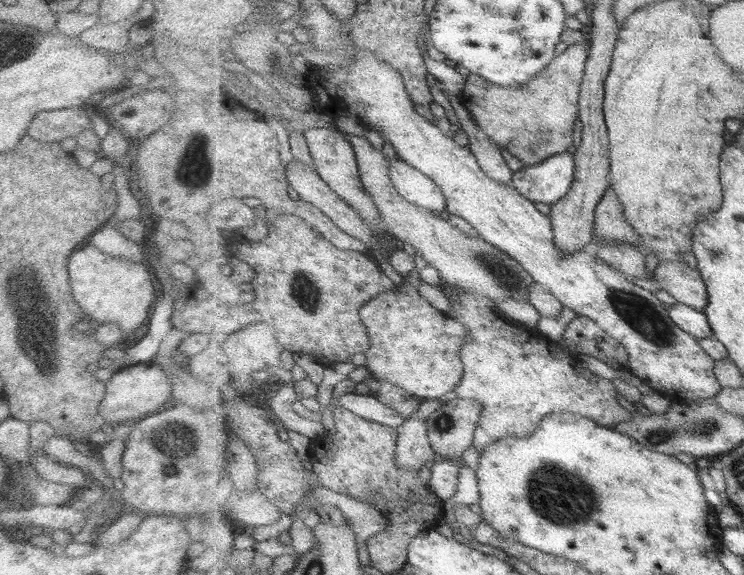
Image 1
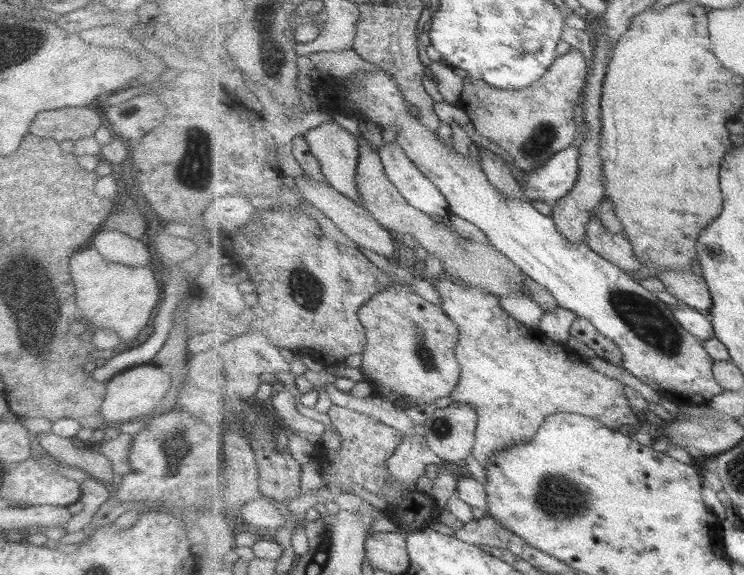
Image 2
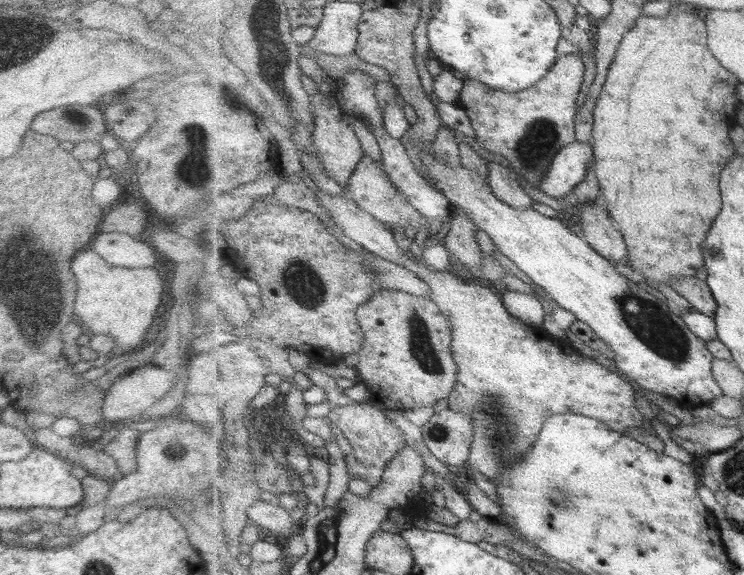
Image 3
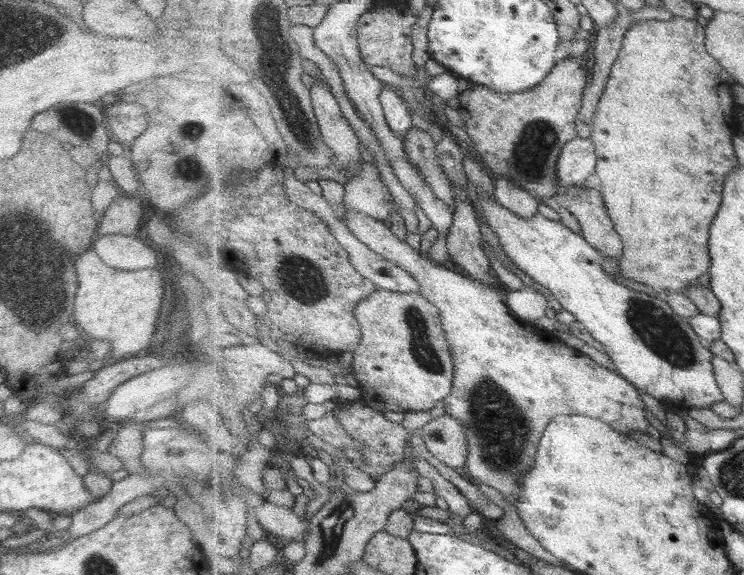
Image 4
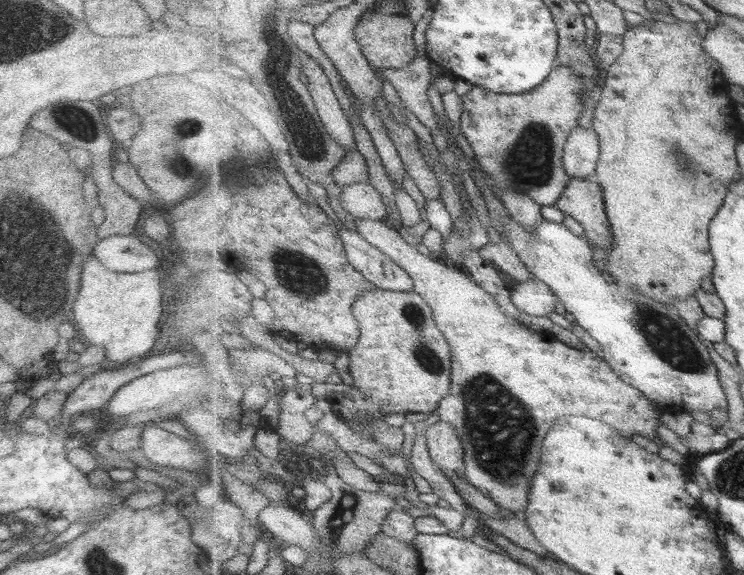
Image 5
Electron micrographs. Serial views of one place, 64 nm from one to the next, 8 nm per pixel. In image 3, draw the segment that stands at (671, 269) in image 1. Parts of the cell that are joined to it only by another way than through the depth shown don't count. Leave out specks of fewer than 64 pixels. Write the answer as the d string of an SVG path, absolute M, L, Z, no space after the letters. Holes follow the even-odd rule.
M679 278L673 282L672 289L683 296L692 308L706 316L715 318L719 304L707 282L695 278Z

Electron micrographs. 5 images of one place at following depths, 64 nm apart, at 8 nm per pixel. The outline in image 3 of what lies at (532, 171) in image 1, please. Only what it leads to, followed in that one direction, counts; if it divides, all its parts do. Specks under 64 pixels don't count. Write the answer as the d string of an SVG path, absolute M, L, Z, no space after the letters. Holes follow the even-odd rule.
M575 142L562 148L553 158L540 190L554 198L569 196L584 181L588 166L595 160L592 142Z

